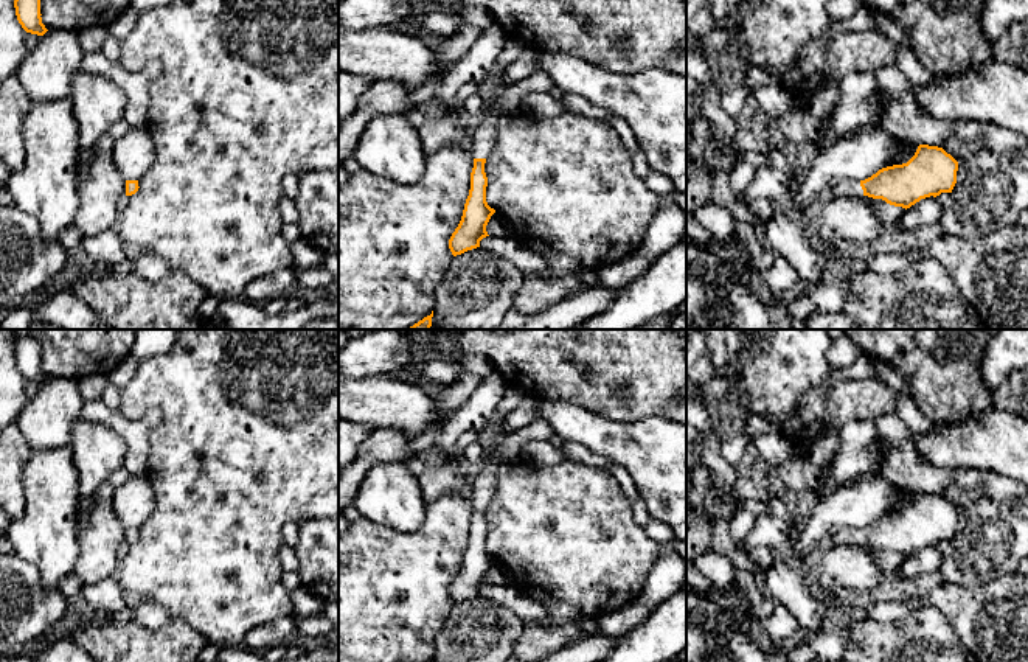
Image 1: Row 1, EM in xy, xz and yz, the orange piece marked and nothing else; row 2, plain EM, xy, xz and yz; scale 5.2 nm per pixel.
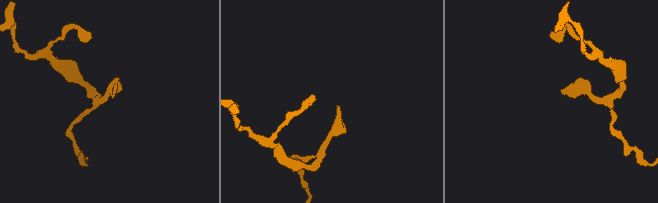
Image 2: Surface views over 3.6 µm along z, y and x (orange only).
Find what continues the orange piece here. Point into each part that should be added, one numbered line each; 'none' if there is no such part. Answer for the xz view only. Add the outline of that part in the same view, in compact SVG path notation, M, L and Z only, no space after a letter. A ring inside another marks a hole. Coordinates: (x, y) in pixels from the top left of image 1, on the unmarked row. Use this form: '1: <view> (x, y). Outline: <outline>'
1: xz (482, 480). Outline: M491 434L488 441L488 457L481 466L472 472L471 486L474 507L488 507L494 496L495 468L500 462L495 446L500 443L502 435Z

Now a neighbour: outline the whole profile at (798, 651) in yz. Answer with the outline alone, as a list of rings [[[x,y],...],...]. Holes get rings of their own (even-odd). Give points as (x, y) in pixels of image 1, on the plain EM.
[[[795,639],[787,648],[789,662],[812,662],[814,653],[809,646],[807,639]]]

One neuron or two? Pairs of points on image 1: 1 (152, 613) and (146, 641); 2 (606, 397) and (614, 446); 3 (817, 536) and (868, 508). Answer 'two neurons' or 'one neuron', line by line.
1: two neurons
2: two neurons
3: one neuron

